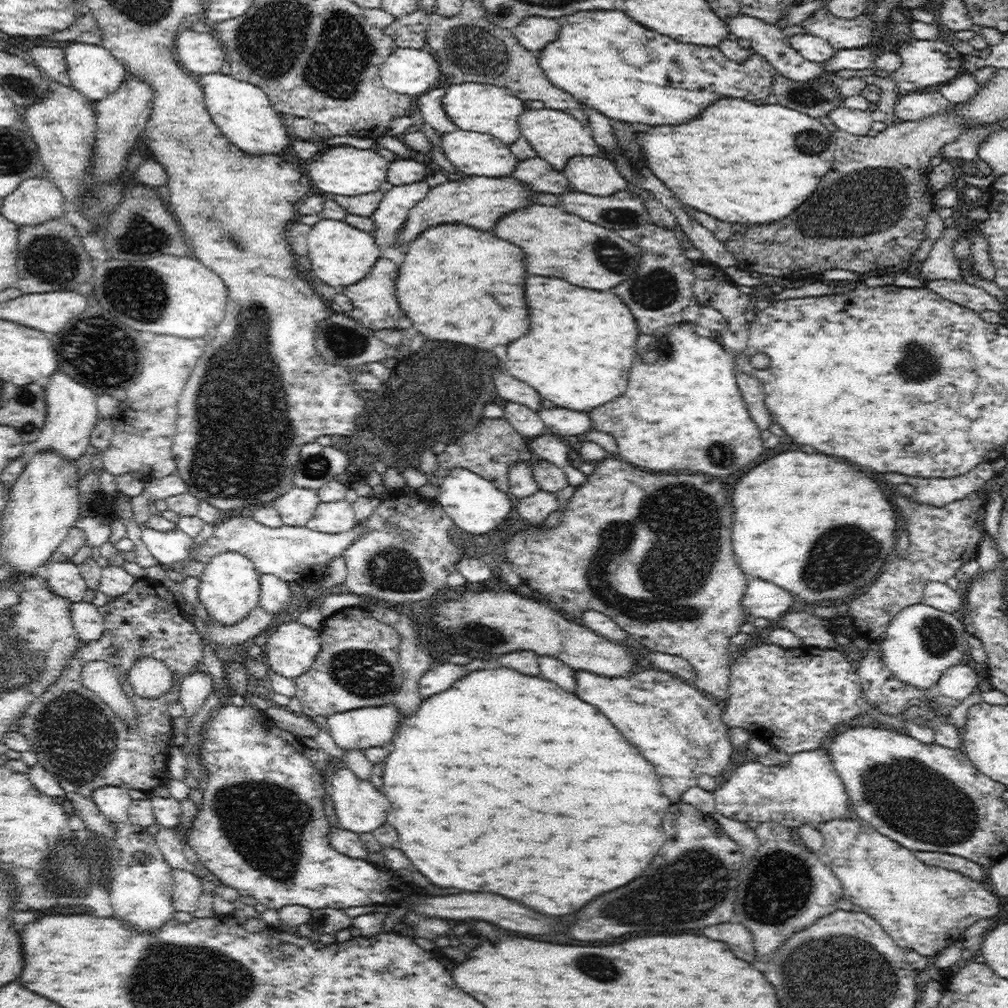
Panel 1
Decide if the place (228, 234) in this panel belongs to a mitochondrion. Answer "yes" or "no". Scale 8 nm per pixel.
yes

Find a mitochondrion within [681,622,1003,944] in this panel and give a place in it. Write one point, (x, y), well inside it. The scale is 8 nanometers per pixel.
(910, 798)

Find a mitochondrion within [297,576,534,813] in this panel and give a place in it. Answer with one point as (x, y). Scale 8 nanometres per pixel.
(363, 672)

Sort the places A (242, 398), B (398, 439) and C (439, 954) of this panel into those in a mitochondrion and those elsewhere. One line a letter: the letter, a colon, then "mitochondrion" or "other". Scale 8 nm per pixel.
A: mitochondrion
B: mitochondrion
C: other

